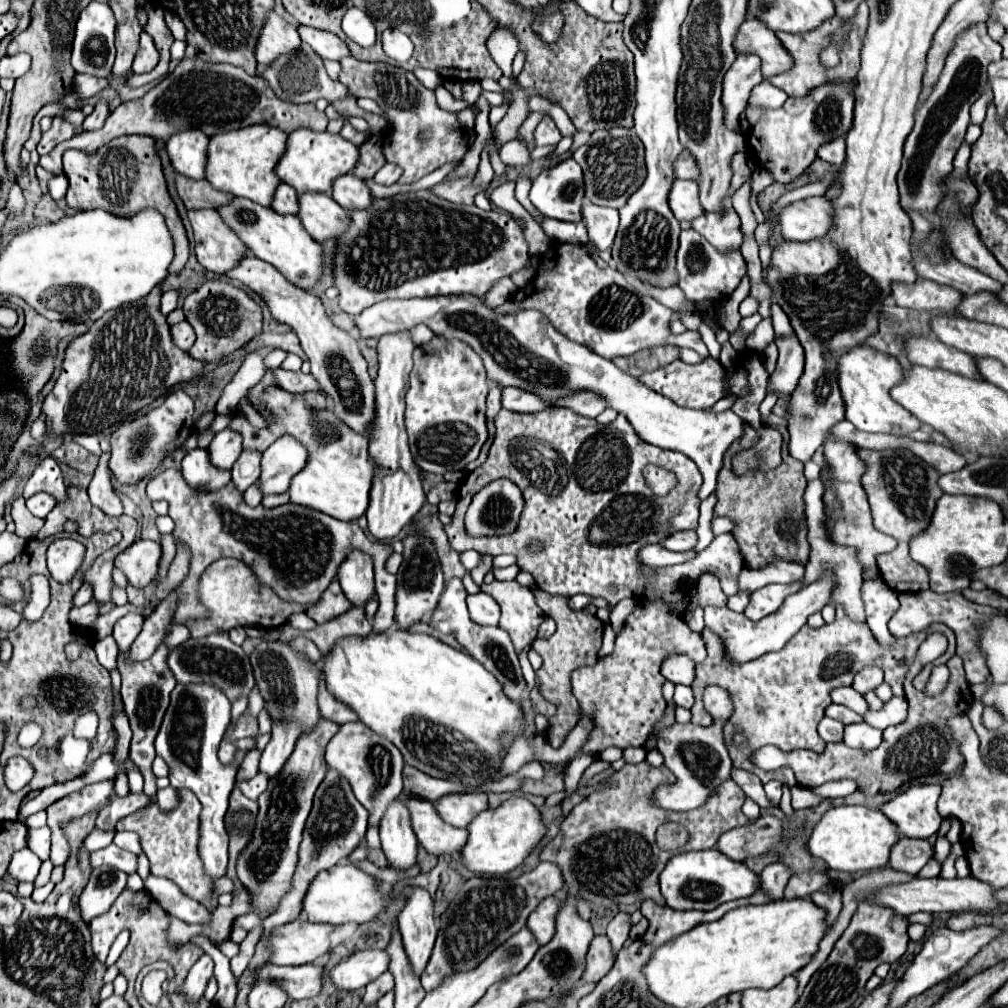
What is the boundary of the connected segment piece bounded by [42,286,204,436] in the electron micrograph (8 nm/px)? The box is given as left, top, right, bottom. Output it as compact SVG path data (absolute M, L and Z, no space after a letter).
M156 286L142 302L120 306L118 310L106 312L100 320L96 320L90 330L78 338L74 338L64 354L62 372L46 396L46 404L42 412L48 420L48 436L72 436L72 434L100 434L106 428L118 426L126 422L134 412L146 408L158 396L166 394L174 384L188 382L192 378L202 376L204 364L190 358L188 352L174 346L170 338L170 328L166 324L166 316L160 312L160 286Z

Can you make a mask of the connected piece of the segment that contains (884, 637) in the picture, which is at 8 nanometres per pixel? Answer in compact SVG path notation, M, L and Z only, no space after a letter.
M882 580L862 584L862 600L866 610L866 624L876 634L880 644L892 644L894 636L888 632L888 620L898 610L898 596Z

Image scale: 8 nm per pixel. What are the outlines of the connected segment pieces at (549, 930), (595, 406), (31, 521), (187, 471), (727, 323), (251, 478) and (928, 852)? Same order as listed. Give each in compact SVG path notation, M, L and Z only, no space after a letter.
M548 896L538 904L538 908L528 918L528 928L536 936L540 944L548 944L556 930L556 914L564 906L564 900L560 896Z
M578 392L578 394L570 394L570 398L562 398L562 402L558 402L558 406L554 406L554 408L570 408L576 414L596 418L606 408L606 402L602 402L602 398L598 398L598 394Z
M16 496L12 500L12 510L10 510L14 522L16 522L16 534L30 540L30 538L36 538L36 534L40 532L40 528L44 526L44 520L32 516L24 504L24 498L22 496Z
M206 448L190 450L182 460L182 474L192 488L200 490L218 490L230 482L230 470L214 470L206 458Z
M746 274L746 276L742 278L738 290L736 290L736 292L728 298L728 302L724 304L724 322L722 322L722 326L724 326L730 334L734 334L734 332L740 330L740 320L742 320L742 316L740 316L740 312L738 312L738 304L740 304L748 294L750 294L750 278L748 278L748 274Z
M244 450L238 460L232 466L232 482L238 486L240 492L244 492L250 484L254 484L258 480L258 474L262 472L260 466L262 460L262 452L258 450Z
M902 836L890 854L890 866L908 874L918 874L932 856L934 848L928 840L912 840Z

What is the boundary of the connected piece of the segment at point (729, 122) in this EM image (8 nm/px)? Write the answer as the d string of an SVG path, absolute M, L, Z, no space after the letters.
M738 54L724 76L722 94L722 102L726 108L726 126L730 130L738 126L738 118L746 108L746 98L750 96L750 90L762 80L764 78L760 72L760 58L756 54Z

